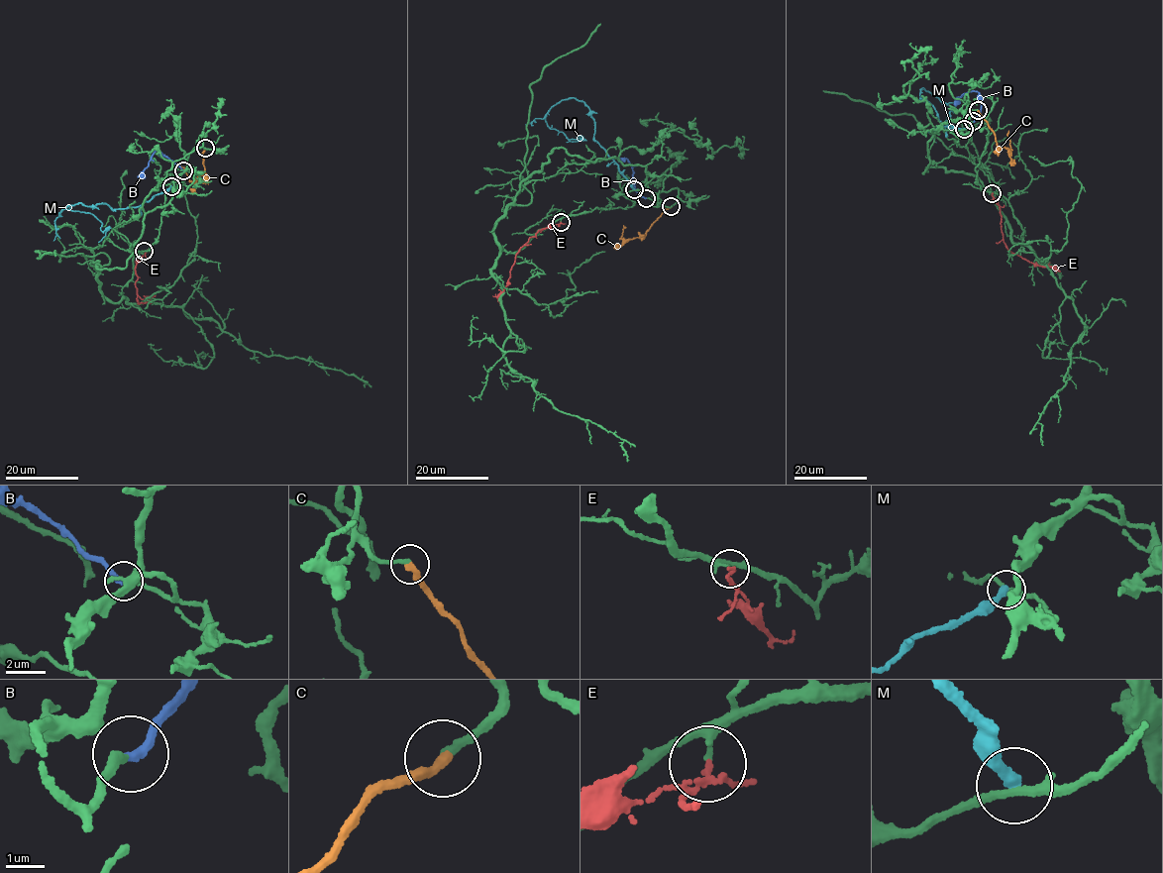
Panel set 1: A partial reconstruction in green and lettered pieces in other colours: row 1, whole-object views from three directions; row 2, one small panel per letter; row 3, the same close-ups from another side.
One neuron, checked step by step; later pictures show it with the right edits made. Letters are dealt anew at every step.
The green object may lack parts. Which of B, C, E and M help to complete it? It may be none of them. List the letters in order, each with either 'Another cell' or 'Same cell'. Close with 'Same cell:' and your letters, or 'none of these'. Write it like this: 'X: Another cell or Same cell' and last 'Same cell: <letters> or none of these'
B: Same cell
C: Same cell
E: Another cell
M: Another cell
Same cell: B, C

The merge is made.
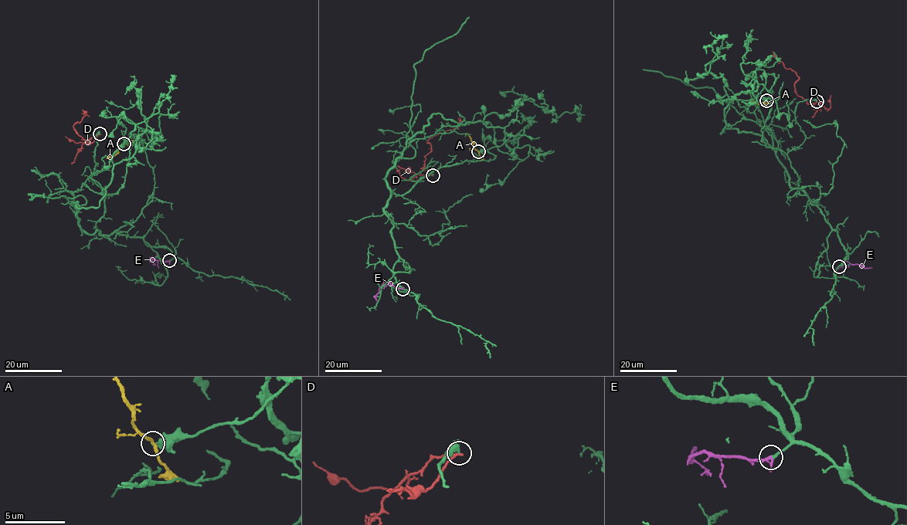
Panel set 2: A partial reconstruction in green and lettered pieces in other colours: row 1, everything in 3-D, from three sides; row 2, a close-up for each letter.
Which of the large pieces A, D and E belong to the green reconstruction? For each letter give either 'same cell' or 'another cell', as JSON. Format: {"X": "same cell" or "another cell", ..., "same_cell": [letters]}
{"A": "another cell", "D": "another cell", "E": "same cell", "same_cell": ["E"]}

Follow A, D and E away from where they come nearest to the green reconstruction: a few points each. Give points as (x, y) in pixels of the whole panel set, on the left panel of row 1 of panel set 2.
A: (123, 143), (117, 152), (106, 158)
D: (100, 133), (89, 144), (83, 143), (84, 140), (78, 135), (73, 125), (86, 114), (83, 110)
E: (169, 260), (151, 261), (157, 257), (157, 253)

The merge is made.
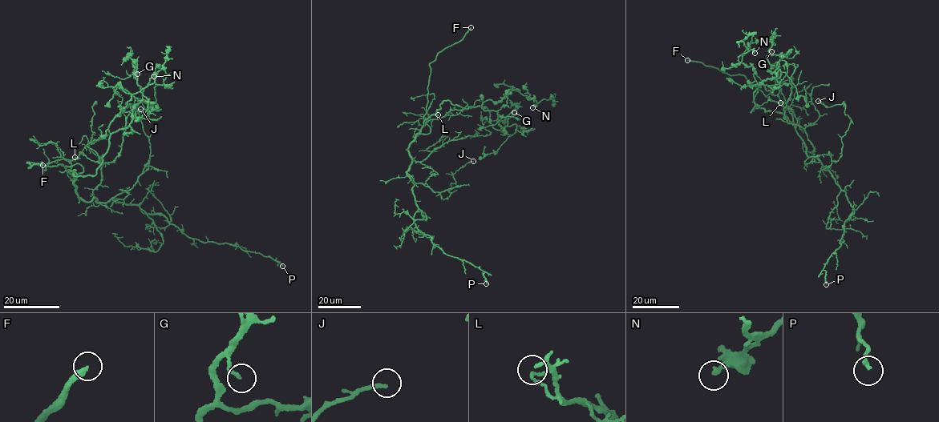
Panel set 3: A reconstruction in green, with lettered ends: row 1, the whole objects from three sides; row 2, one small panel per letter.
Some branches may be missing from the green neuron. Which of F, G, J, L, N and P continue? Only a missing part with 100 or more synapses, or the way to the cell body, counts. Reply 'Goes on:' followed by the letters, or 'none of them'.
Goes on: F

